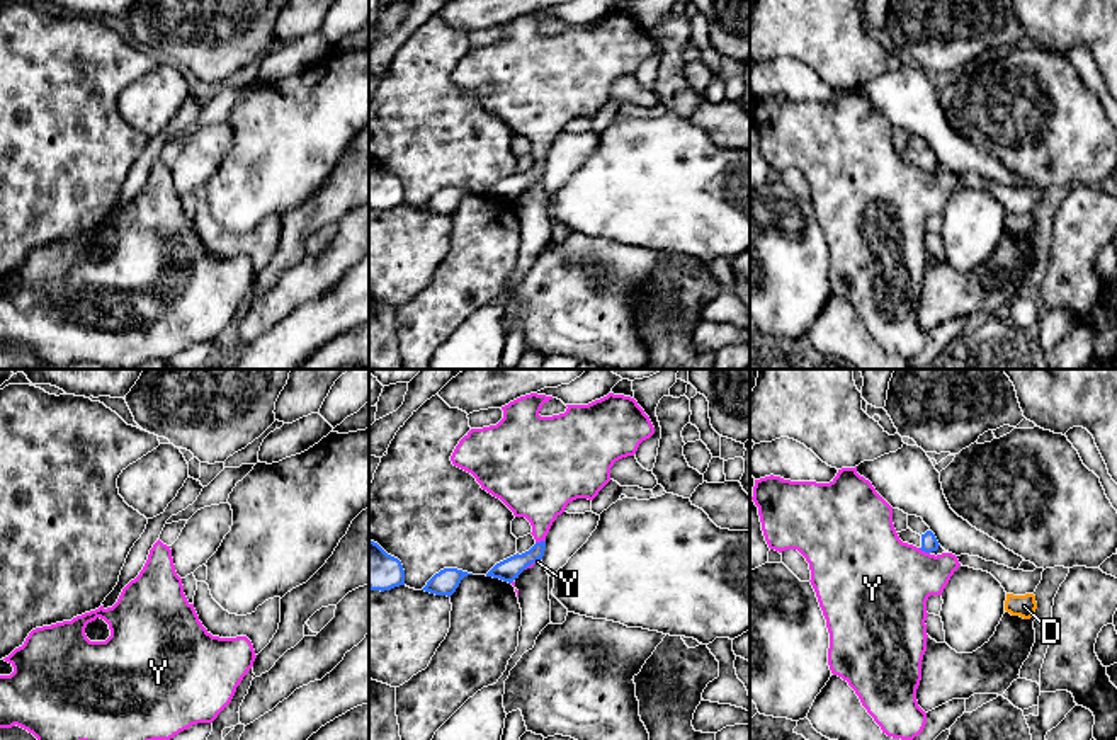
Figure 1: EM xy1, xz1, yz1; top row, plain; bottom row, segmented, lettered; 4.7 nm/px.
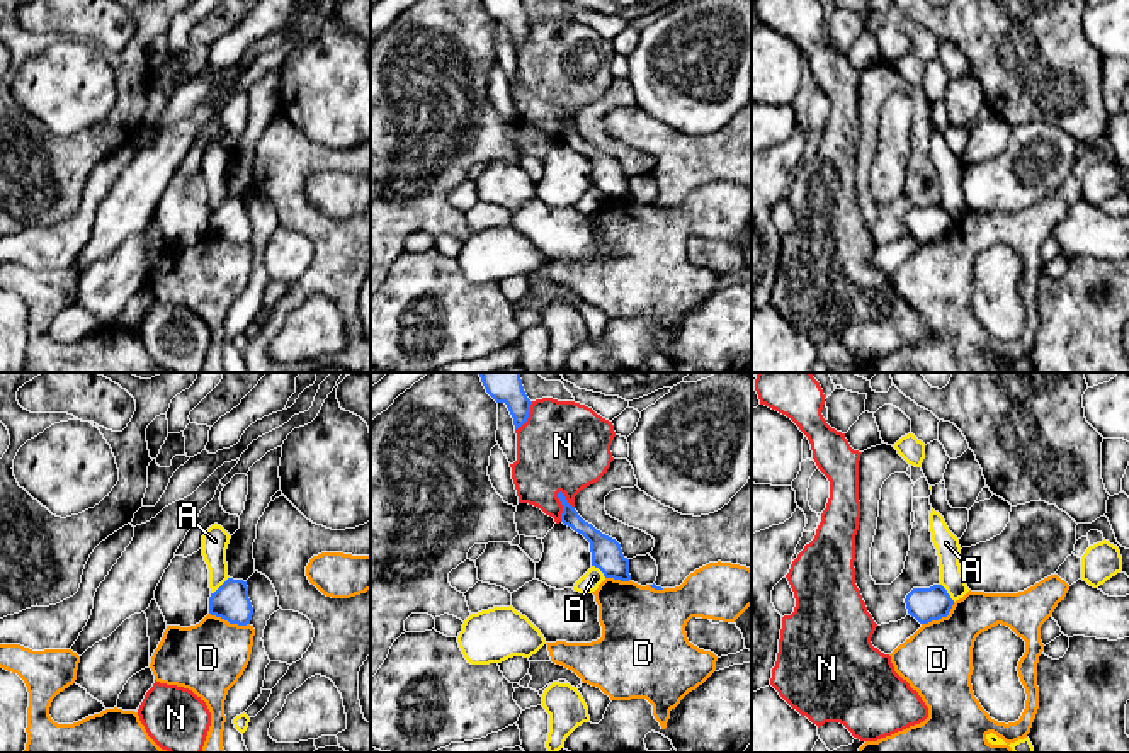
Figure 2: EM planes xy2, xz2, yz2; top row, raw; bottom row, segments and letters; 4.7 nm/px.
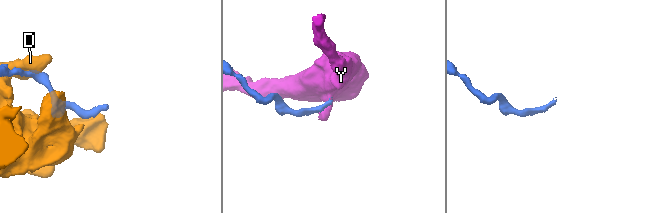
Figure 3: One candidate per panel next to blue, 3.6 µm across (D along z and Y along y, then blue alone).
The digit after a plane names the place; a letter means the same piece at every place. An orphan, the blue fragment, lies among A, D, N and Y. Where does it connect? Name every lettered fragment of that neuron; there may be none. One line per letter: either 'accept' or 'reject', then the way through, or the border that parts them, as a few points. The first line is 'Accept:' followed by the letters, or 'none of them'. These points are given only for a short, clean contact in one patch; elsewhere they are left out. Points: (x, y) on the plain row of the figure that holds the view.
Accept: none of them
A: reject; border along xy2 (228, 196), (211, 213)
D: reject
N: reject
Y: reject; border along yz1 (918, 167), (929, 172)

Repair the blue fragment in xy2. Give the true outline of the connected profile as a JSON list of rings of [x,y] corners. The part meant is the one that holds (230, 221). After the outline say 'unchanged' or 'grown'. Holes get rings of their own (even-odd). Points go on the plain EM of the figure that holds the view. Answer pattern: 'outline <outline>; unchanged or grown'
outline [[[228,197],[214,212],[211,212],[209,233],[224,238],[230,243],[250,243],[253,226],[248,218],[247,201]]]; unchanged

